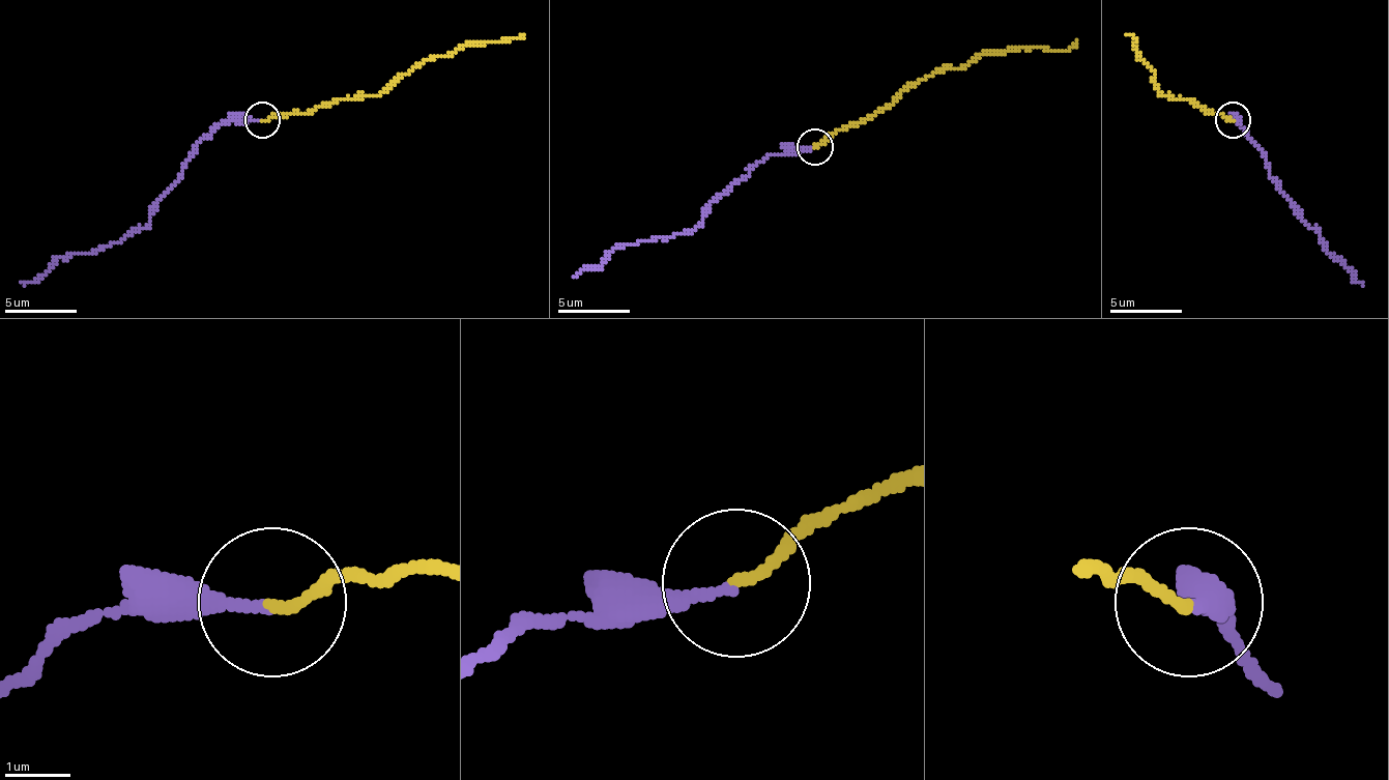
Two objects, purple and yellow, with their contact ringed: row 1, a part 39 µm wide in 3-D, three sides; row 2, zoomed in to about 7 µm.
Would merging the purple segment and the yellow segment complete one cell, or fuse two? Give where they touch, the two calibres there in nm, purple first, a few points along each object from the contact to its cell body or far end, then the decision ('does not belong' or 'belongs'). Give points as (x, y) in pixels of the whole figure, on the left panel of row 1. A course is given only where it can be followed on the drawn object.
place (262, 119); calibres 190 and 150 nm; course purple (261, 120), (214, 127), (197, 145), (172, 189), (139, 232), (89, 254), (67, 254), (46, 271), (21, 282); course yellow (261, 120), (287, 113), (312, 113), (341, 98), (376, 95), (427, 59), (452, 56), (466, 45), (523, 34); belongs

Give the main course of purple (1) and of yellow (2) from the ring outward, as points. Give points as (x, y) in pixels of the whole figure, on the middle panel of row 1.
1: (814, 147), (768, 154), (724, 191), (692, 230), (619, 244), (599, 266), (573, 277)
2: (814, 147), (929, 76), (961, 68), (979, 54), (1066, 51), (1076, 39)

